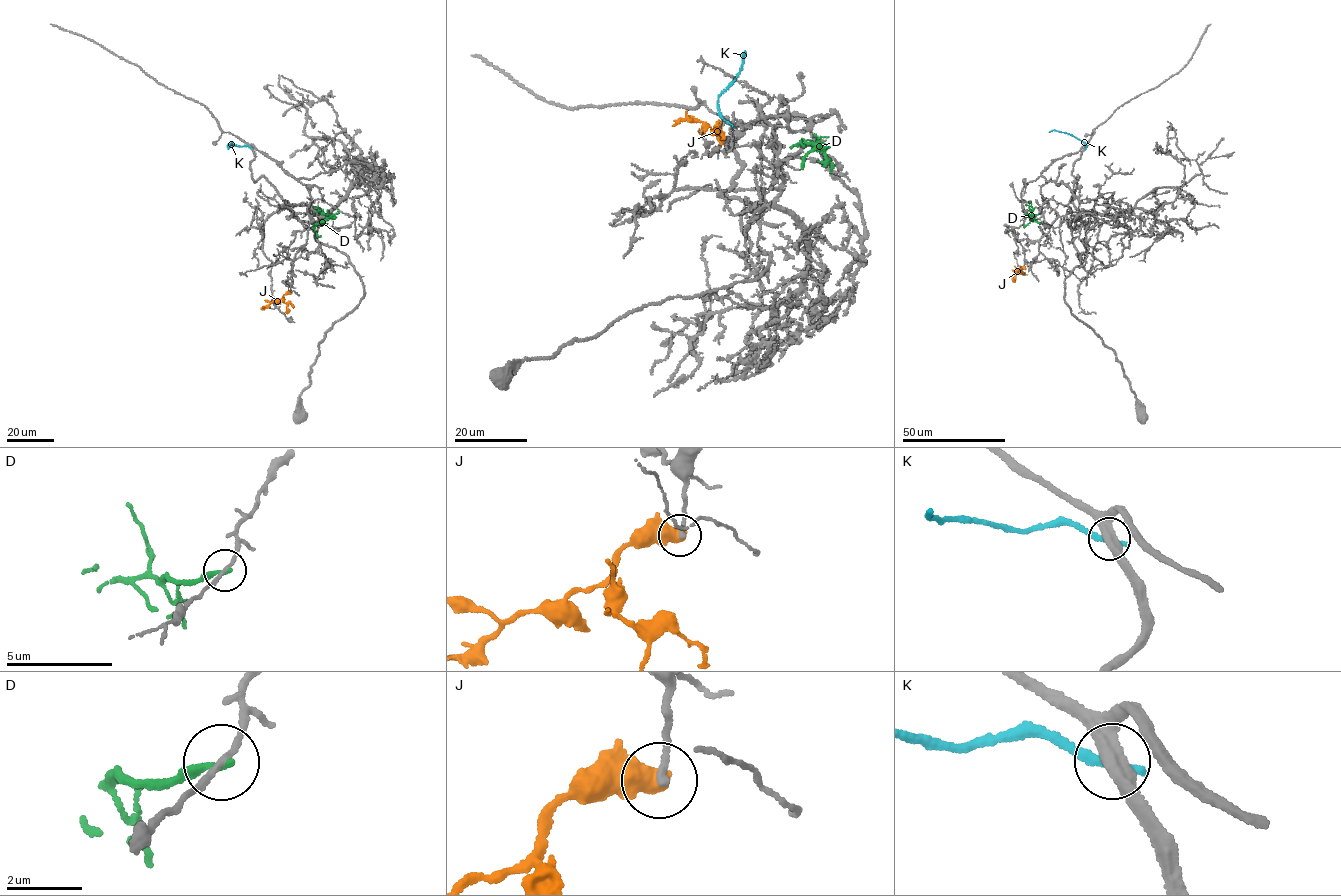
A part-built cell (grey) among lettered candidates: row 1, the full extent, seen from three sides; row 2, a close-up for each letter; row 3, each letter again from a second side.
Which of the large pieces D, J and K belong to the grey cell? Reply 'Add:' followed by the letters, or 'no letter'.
Add: no letter

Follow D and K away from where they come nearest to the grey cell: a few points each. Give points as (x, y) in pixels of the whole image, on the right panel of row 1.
D: (1038, 213), (1028, 214), (1030, 222), (1025, 227)
K: (1085, 149), (1084, 142), (1065, 132), (1049, 132)

